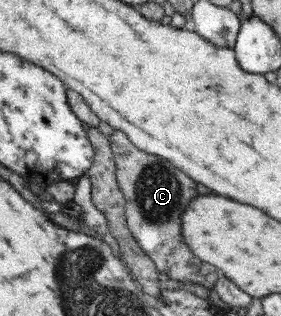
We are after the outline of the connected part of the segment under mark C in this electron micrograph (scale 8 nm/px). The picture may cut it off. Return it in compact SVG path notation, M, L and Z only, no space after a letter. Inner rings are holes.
M116 130L110 140L117 162L117 180L126 196L127 222L141 249L170 279L214 290L220 270L196 257L182 234L182 213L198 197L198 183L167 159L142 151L123 131Z

